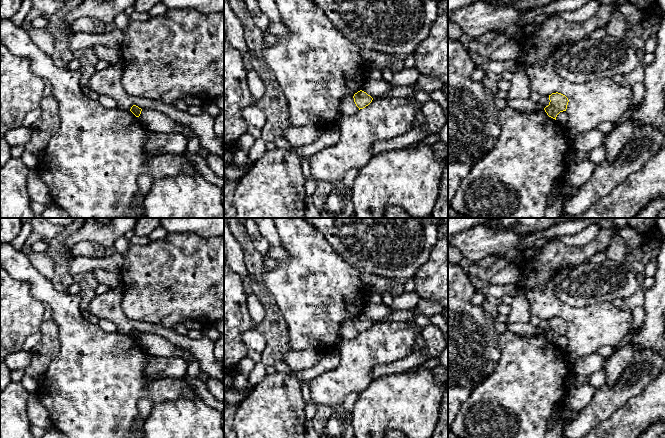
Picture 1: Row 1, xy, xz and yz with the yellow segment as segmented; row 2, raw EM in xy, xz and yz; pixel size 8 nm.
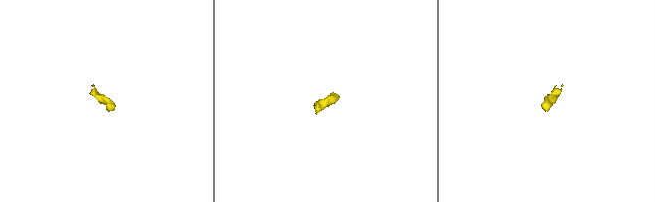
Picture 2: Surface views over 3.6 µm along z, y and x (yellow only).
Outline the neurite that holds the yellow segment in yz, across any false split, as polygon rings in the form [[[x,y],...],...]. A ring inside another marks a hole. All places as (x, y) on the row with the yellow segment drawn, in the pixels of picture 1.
[[[552,93],[549,95],[549,105],[544,108],[547,115],[556,120],[560,112],[566,111],[568,105],[568,98],[561,93]]]

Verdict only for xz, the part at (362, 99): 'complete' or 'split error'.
complete

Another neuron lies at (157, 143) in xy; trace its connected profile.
[[[148,130],[145,149],[149,155],[184,155],[187,150],[187,138],[178,132],[165,134]]]

